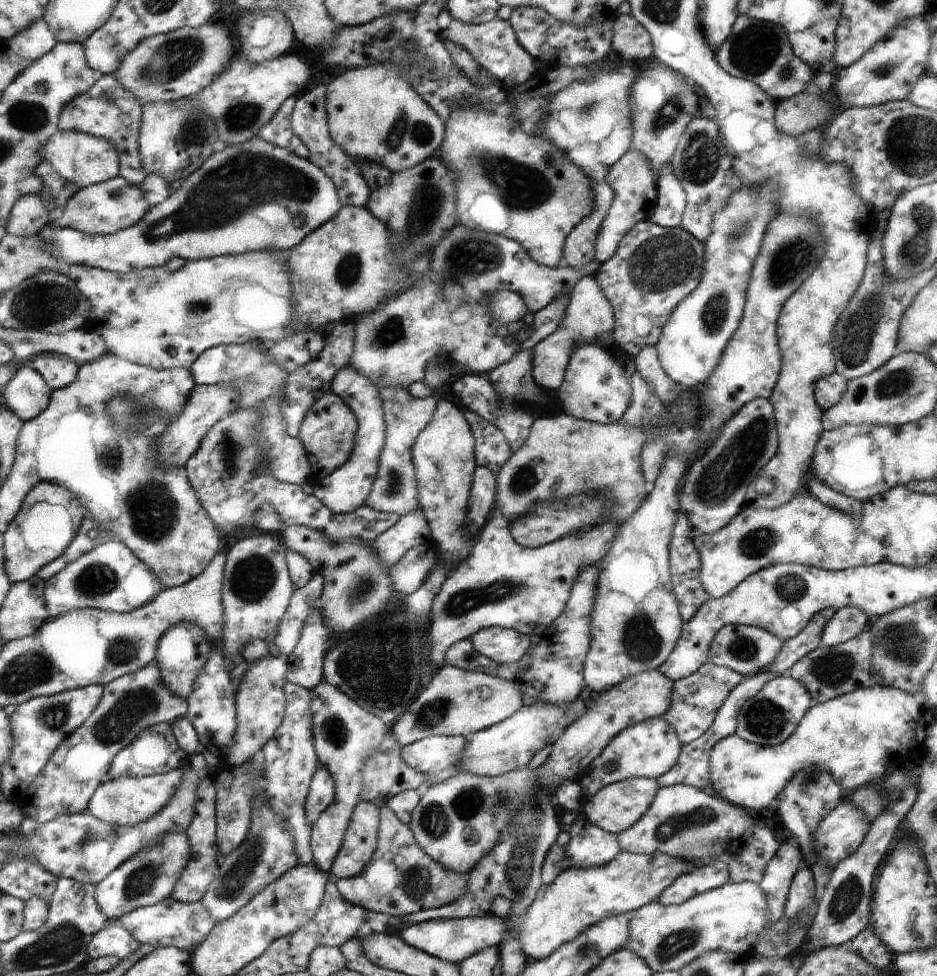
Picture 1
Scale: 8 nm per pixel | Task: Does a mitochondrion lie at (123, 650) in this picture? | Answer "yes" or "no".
yes

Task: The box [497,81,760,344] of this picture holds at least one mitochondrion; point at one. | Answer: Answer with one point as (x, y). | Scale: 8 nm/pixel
(659, 263)

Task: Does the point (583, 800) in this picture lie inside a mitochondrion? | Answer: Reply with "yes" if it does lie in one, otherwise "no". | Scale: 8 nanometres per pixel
no

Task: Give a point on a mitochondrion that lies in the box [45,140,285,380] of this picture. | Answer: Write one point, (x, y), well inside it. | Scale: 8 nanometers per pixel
(199, 305)

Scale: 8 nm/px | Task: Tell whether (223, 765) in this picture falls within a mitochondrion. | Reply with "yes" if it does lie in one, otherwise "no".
no

